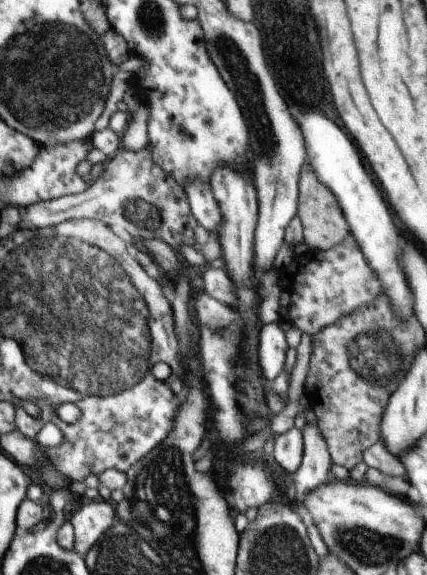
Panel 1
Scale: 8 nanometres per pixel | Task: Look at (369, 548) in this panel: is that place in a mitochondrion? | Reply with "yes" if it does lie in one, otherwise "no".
yes

